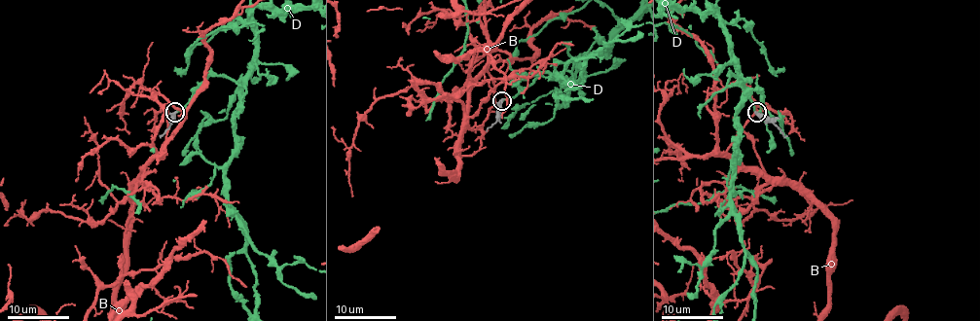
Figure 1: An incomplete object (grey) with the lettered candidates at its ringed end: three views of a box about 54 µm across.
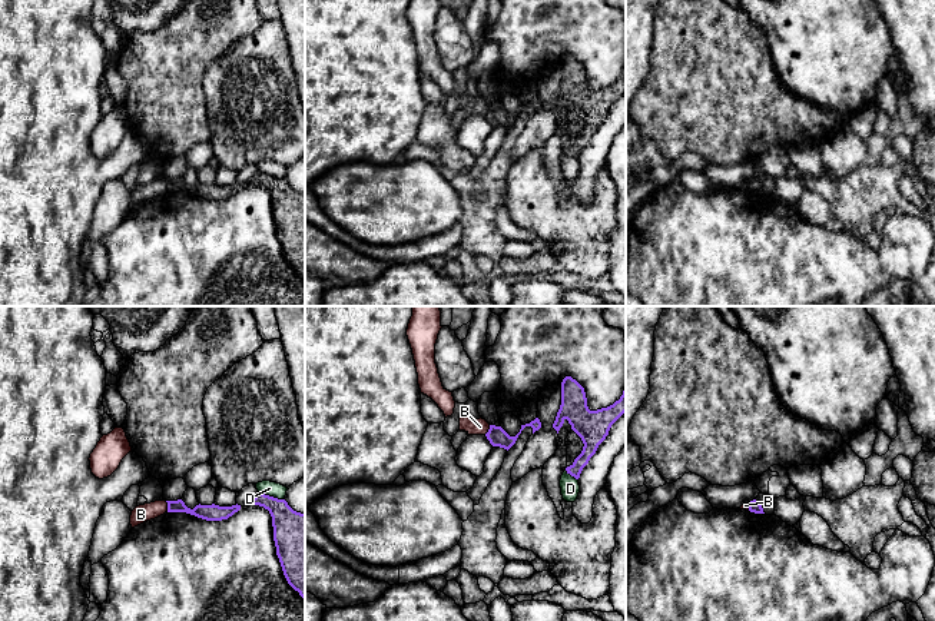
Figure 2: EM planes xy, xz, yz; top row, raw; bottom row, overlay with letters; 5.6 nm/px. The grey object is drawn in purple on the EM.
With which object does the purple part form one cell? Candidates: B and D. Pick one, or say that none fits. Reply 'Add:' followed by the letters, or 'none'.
Add: D

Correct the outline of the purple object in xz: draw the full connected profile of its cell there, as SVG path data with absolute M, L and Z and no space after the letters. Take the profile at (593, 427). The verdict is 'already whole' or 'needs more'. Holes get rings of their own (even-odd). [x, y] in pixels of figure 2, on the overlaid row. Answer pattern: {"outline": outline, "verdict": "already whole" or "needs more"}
{"outline": "M571 376L561 382L561 405L553 428L560 431L567 419L571 429L581 438L584 446L581 454L570 466L566 466L560 488L563 499L574 502L580 492L578 478L583 468L596 454L599 445L606 439L611 425L626 412L626 386L619 401L607 408L590 411L584 388Z", "verdict": "needs more"}

